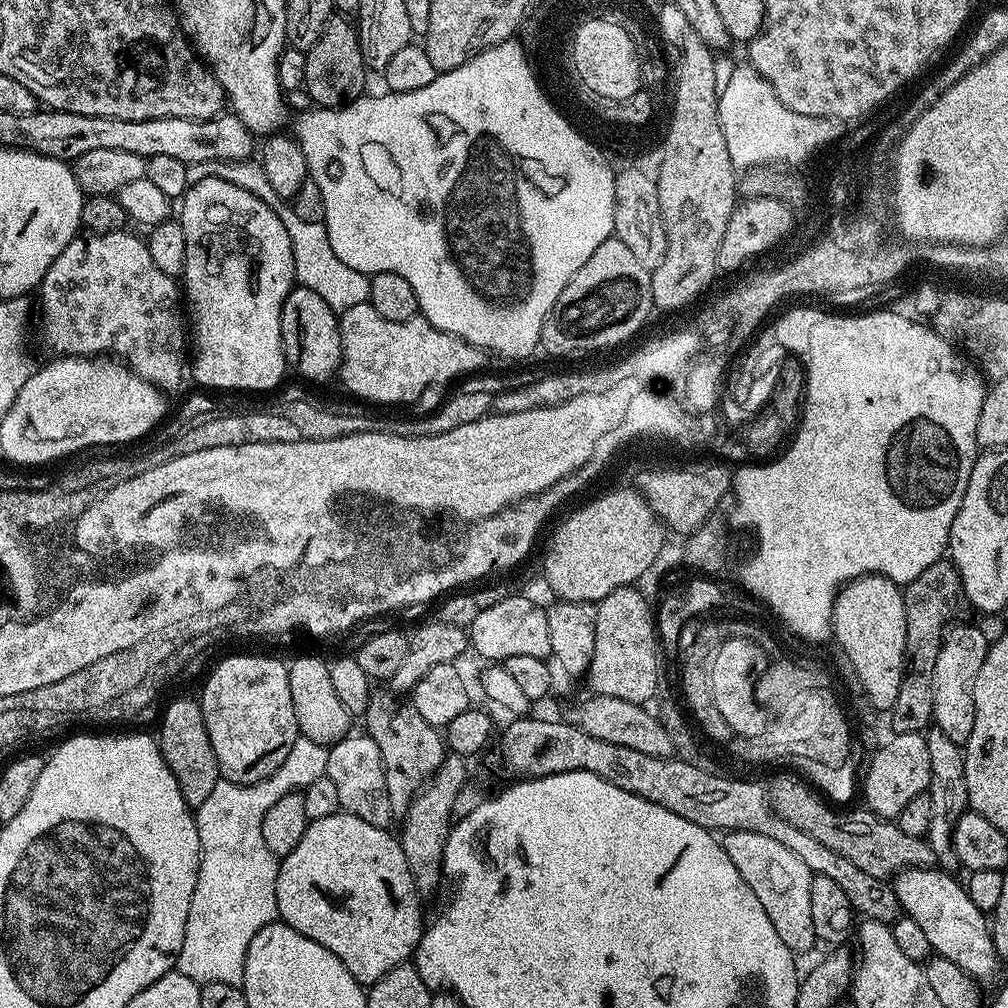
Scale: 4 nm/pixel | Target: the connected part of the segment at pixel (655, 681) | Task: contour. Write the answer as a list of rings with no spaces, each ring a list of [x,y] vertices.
[[[636,586],[616,588],[596,604],[594,654],[586,681],[595,695],[647,705],[660,684],[662,653],[653,609],[648,609],[648,600],[638,589]]]

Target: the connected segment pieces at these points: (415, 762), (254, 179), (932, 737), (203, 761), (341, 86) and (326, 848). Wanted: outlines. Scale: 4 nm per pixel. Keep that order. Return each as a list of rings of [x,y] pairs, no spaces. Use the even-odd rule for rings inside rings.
[[[373,691],[372,702],[364,711],[362,723],[368,727],[365,728],[366,735],[374,738],[380,747],[393,817],[403,818],[410,810],[410,802],[414,802],[438,766],[442,766],[446,755],[446,740],[441,729],[430,726],[430,722],[426,722],[426,718],[422,718],[422,714],[418,714],[415,708],[399,708],[391,696],[393,693],[388,692]]]
[[[249,158],[231,162],[207,160],[197,164],[189,164],[186,170],[186,182],[188,185],[202,182],[202,178],[210,178],[213,174],[218,178],[226,178],[226,182],[234,182],[234,186],[242,186],[242,190],[250,190],[250,194],[254,194],[262,202],[266,202],[266,206],[270,206],[276,211],[282,226],[286,226],[286,230],[290,234],[296,280],[299,287],[314,290],[314,294],[318,294],[318,298],[323,298],[337,314],[350,310],[350,306],[368,303],[369,277],[365,273],[346,266],[346,262],[342,262],[342,258],[338,258],[338,254],[334,254],[334,246],[330,246],[330,234],[324,229],[323,223],[302,222],[302,218],[298,218],[298,214],[294,214],[291,203],[278,194],[274,194],[270,181],[267,180],[264,173],[264,167],[259,162]]]
[[[938,727],[927,729],[926,751],[930,753],[930,830],[926,837],[928,845],[934,850],[939,867],[952,870],[957,867],[954,850],[954,826],[962,814],[969,811],[966,794],[966,766],[964,765],[964,749],[954,743]]]
[[[199,699],[172,700],[165,706],[164,717],[160,720],[158,743],[166,766],[170,766],[182,790],[182,798],[189,808],[193,810],[200,808],[222,777],[218,758],[214,754],[214,746],[210,746],[210,734],[206,734]]]
[[[333,14],[320,32],[318,42],[304,52],[306,74],[303,91],[313,101],[313,105],[322,108],[343,108],[365,95],[370,70],[364,65],[360,49],[360,34],[355,23],[347,15]]]
[[[343,810],[330,814],[330,818],[311,821],[298,846],[280,860],[276,883],[279,919],[298,934],[306,934],[306,938],[326,946],[365,986],[376,984],[394,966],[411,961],[422,931],[419,899],[399,839],[389,829],[370,826],[370,822],[362,822],[362,818]]]

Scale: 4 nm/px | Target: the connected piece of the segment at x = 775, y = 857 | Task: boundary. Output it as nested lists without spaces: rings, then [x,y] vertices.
[[[728,830],[723,833],[722,843],[726,854],[730,854],[730,862],[734,862],[738,874],[742,874],[750,890],[754,890],[758,902],[762,902],[778,938],[786,942],[793,954],[808,952],[812,947],[817,947],[814,917],[810,914],[812,871],[792,851],[786,850],[782,842],[774,842],[774,838],[766,838],[757,832]]]

